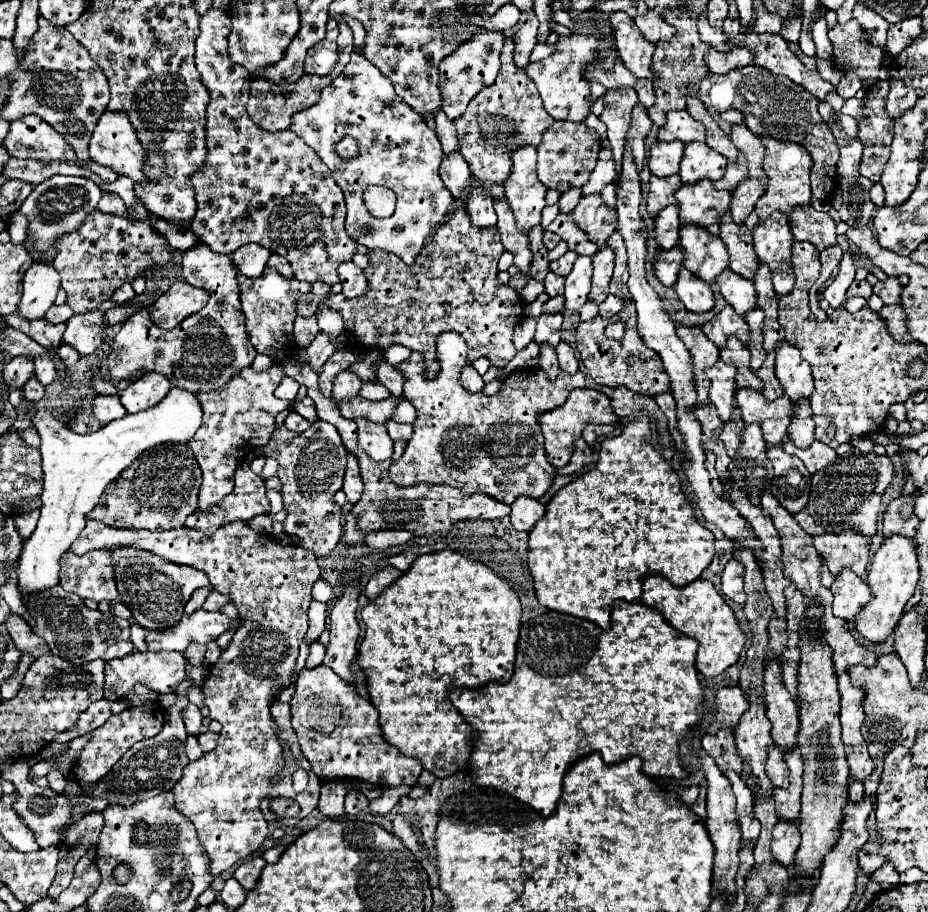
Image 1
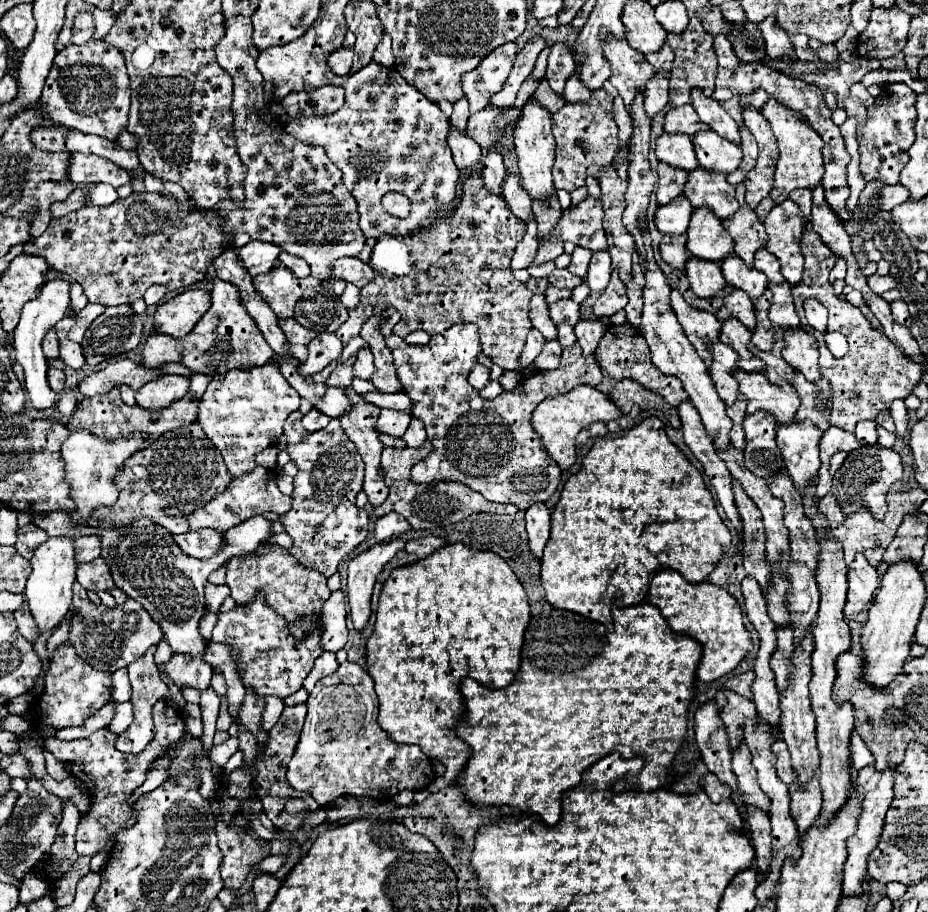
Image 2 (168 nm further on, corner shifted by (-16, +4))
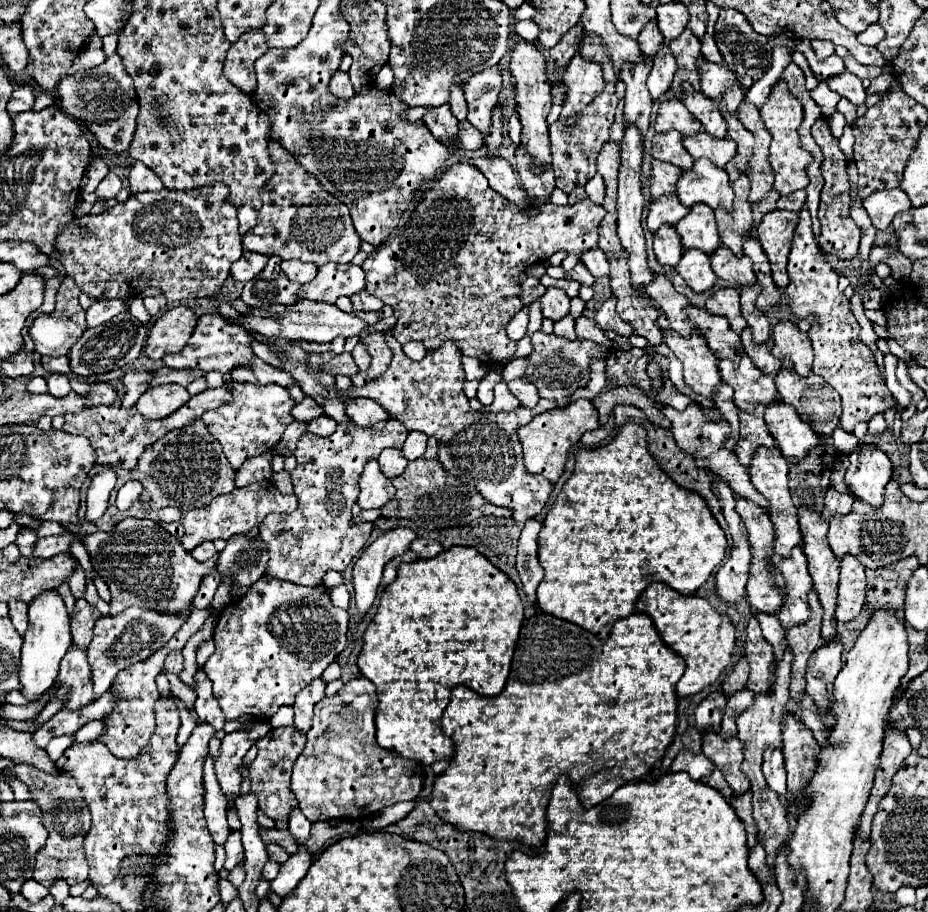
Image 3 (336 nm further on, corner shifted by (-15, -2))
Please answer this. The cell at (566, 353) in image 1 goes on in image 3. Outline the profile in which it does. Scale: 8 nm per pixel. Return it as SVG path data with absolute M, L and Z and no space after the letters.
M579 316L575 320L575 332L577 332L577 338L581 338L581 340L591 340L599 346L611 344L611 340L605 336L605 330L601 330L599 324L595 324L595 320L591 320L591 318Z

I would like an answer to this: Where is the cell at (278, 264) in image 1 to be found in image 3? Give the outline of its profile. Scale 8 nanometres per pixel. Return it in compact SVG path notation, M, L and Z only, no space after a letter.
M301 260L283 262L283 264L281 264L281 270L285 272L285 276L287 276L289 280L299 282L299 284L311 282L311 278L313 278L315 272L317 272L315 264L307 264L307 262L301 262Z

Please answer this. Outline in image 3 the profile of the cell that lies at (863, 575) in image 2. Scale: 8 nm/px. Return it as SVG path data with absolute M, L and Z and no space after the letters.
M845 556L841 562L841 580L839 580L839 598L837 598L837 610L835 620L849 622L853 620L863 604L867 594L867 580L865 580L865 566L855 560L853 556Z

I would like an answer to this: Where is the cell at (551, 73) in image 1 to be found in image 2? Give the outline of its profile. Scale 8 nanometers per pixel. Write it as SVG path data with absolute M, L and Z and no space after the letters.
M574 74L572 78L566 80L564 98L566 98L568 102L586 102L586 100L590 98L590 90L586 90L586 86L580 82L578 74Z

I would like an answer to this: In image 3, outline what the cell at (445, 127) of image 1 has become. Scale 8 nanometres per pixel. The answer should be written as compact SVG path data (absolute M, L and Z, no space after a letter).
M453 84L449 106L451 106L453 116L455 116L459 122L465 122L465 120L467 120L467 104L465 104L465 98L463 98L463 86L461 86L461 84Z

